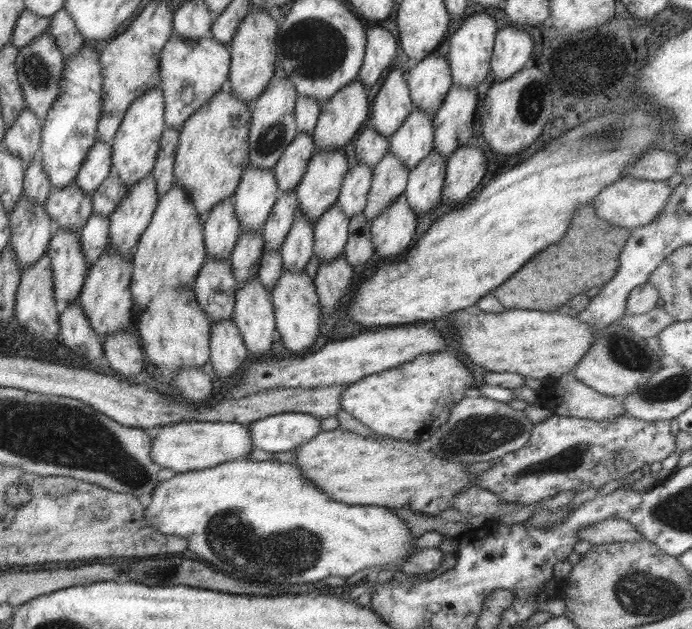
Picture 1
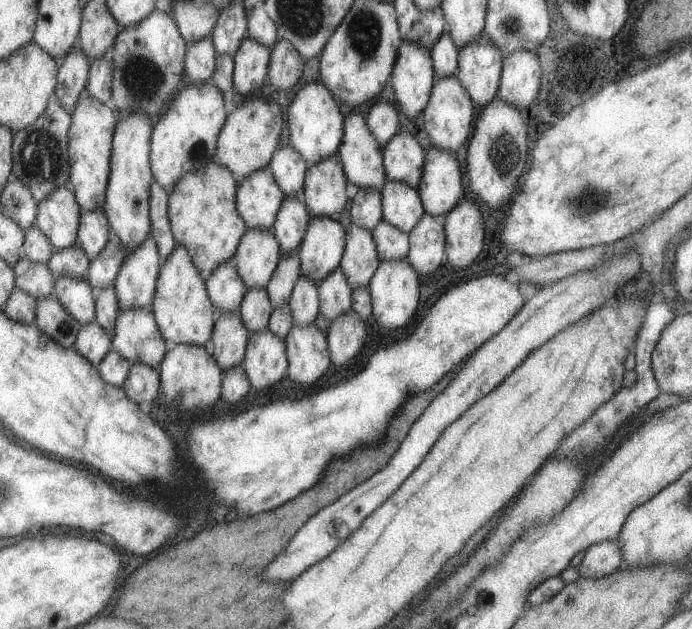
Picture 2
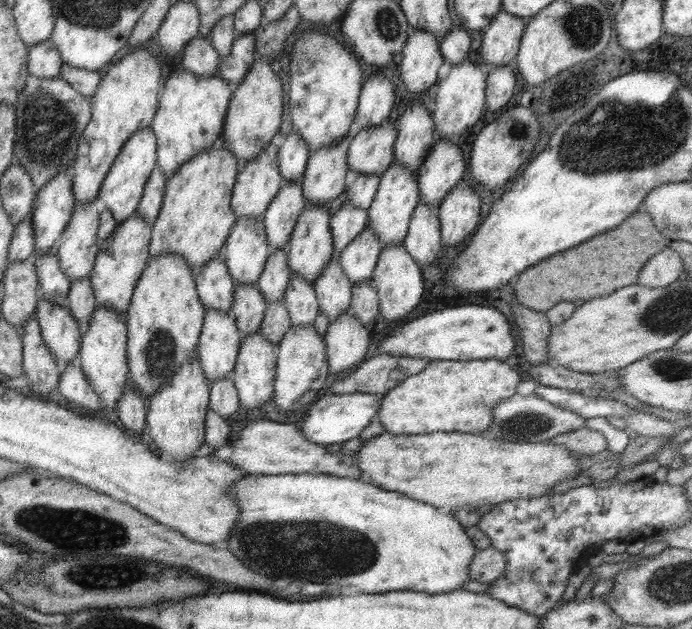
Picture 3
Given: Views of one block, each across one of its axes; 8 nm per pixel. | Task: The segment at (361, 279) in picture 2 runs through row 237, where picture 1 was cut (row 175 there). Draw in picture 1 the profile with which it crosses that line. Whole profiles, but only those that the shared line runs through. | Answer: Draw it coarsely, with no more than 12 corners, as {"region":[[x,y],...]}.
{"region":[[348,168],[337,197],[351,218],[362,212],[372,169]]}

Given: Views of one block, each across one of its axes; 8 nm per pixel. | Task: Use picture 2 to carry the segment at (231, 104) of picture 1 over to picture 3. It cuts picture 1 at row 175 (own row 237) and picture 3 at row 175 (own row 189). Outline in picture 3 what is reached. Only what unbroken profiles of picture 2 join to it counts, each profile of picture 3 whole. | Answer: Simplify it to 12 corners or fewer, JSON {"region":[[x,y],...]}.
{"region":[[221,142],[165,183],[151,257],[199,268],[235,222],[239,166]]}

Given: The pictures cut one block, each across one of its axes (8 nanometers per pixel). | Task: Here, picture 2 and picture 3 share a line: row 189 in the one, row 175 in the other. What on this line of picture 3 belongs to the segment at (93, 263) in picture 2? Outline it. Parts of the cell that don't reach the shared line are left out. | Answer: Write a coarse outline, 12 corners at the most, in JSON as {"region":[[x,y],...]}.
{"region":[[150,127],[133,132],[105,175],[97,242],[138,208],[156,166]]}

